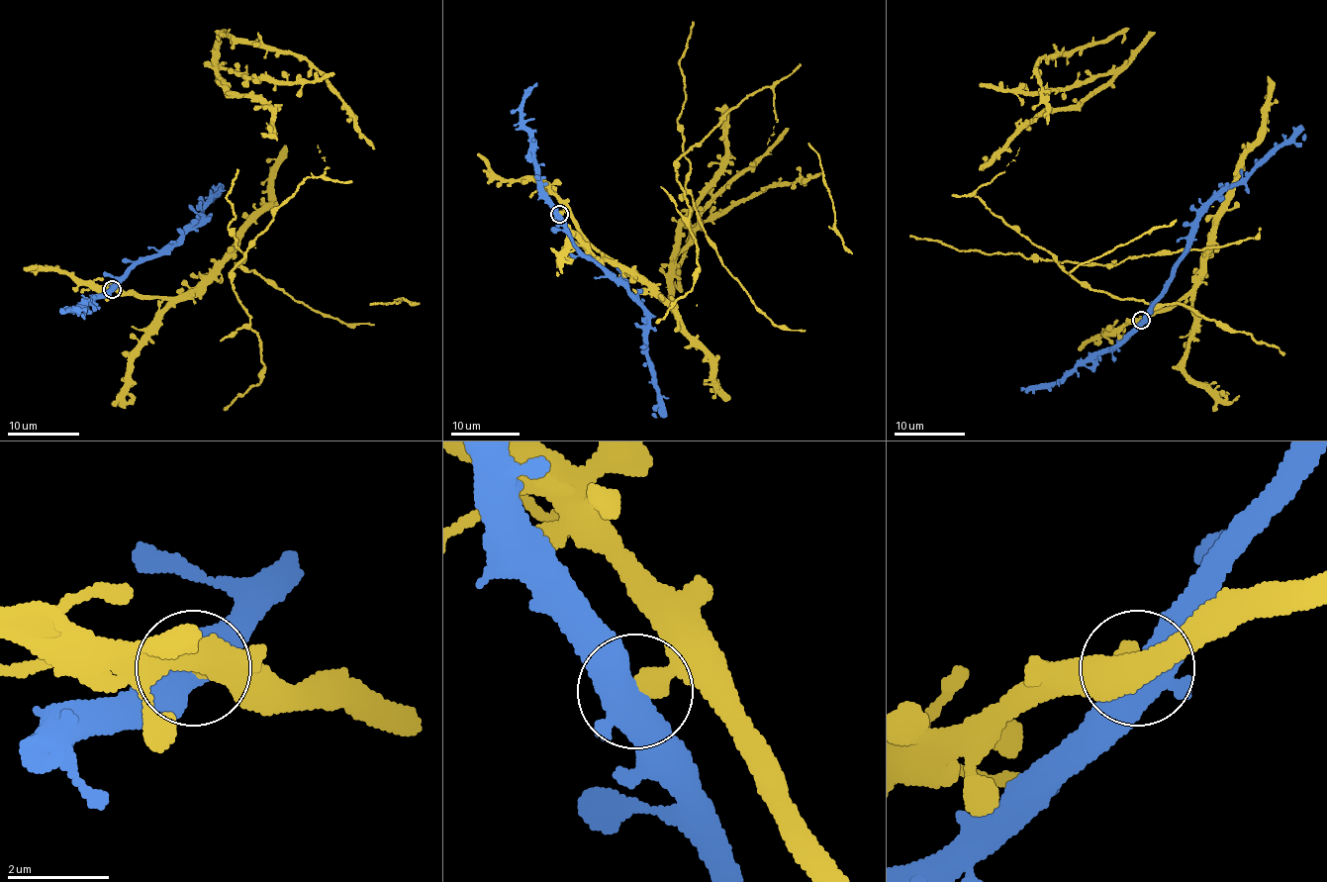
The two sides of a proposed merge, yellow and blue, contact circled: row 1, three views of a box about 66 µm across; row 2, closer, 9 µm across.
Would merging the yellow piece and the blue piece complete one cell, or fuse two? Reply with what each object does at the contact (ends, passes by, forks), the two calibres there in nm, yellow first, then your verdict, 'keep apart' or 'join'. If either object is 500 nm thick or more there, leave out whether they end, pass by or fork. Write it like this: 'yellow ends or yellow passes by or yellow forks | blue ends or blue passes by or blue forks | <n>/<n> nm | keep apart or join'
yellow ends | blue forks | 440/460 nm | join

